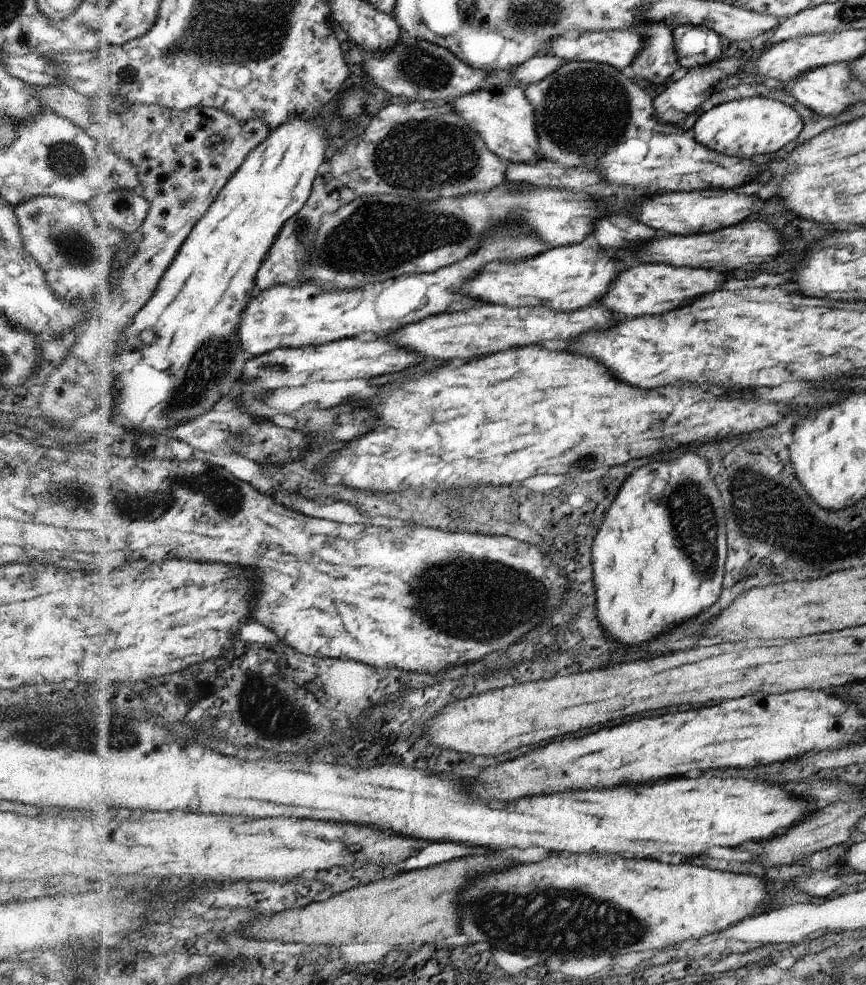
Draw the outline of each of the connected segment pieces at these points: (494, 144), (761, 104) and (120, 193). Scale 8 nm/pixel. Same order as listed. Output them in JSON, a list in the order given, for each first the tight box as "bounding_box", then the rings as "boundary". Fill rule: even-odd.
[{"bounding_box":[450,86,540,163],"boundary":[[[488,86],[469,91],[452,101],[450,107],[475,131],[484,144],[508,163],[535,163],[540,161],[539,137],[536,133],[535,108],[521,87]]]},{"bounding_box":[690,91,801,157],"boundary":[[[763,91],[755,97],[729,101],[701,113],[690,128],[695,140],[705,148],[730,157],[745,157],[757,154],[773,154],[787,142],[795,140],[801,130],[801,120],[793,108],[780,101],[764,96]]]},{"bounding_box":[86,190,152,239],"boundary":[[[116,190],[107,196],[93,196],[93,198],[90,198],[86,202],[86,205],[95,222],[99,222],[100,224],[107,222],[111,228],[115,227],[116,229],[122,230],[133,239],[139,235],[142,224],[148,218],[149,211],[152,208],[152,204],[146,196],[128,190]]]}]

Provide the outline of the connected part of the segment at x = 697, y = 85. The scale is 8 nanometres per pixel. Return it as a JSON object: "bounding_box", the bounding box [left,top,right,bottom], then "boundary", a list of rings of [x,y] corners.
{"bounding_box":[653,53,748,125],"boundary":[[[747,53],[737,54],[716,60],[715,63],[708,64],[708,67],[695,67],[687,69],[686,74],[679,80],[669,83],[662,92],[655,96],[653,106],[655,107],[656,118],[659,121],[668,122],[669,125],[677,124],[684,119],[687,114],[693,114],[714,92],[714,86],[729,76],[735,76],[743,71],[743,65],[748,63]]]}

